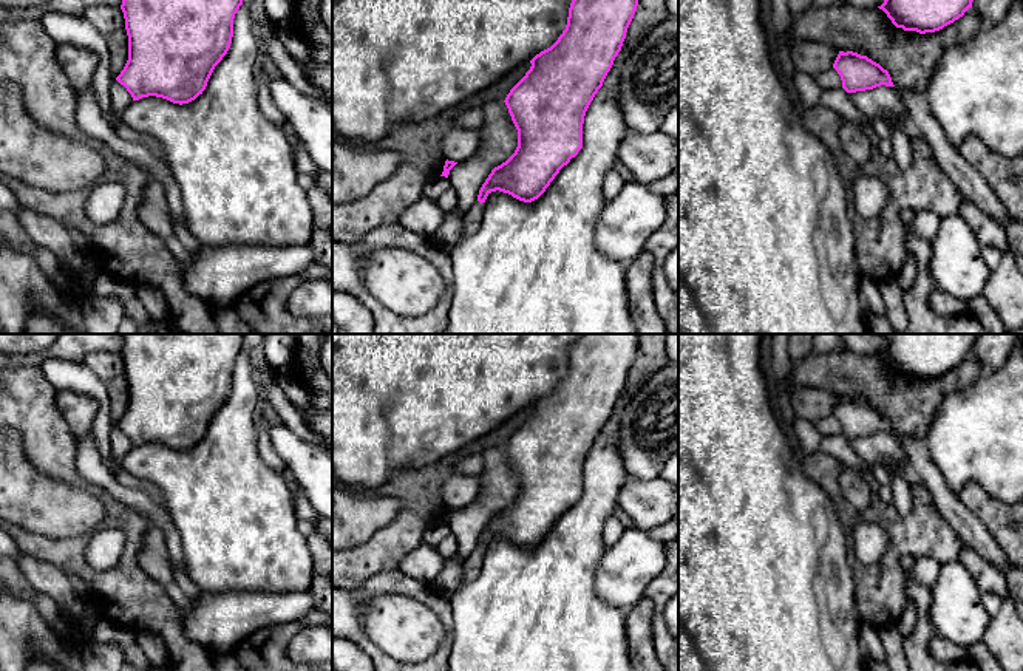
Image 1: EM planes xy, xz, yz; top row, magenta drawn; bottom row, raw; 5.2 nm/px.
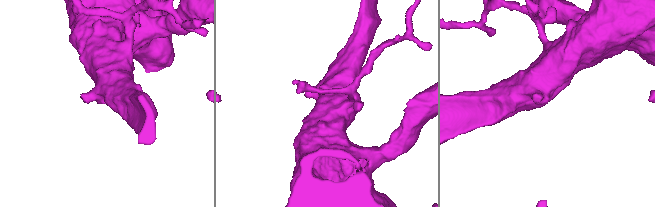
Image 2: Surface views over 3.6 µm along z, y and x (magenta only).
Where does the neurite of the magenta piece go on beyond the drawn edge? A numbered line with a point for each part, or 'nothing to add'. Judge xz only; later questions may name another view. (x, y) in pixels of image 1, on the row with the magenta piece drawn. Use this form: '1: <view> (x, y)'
1: xz (472, 220)

